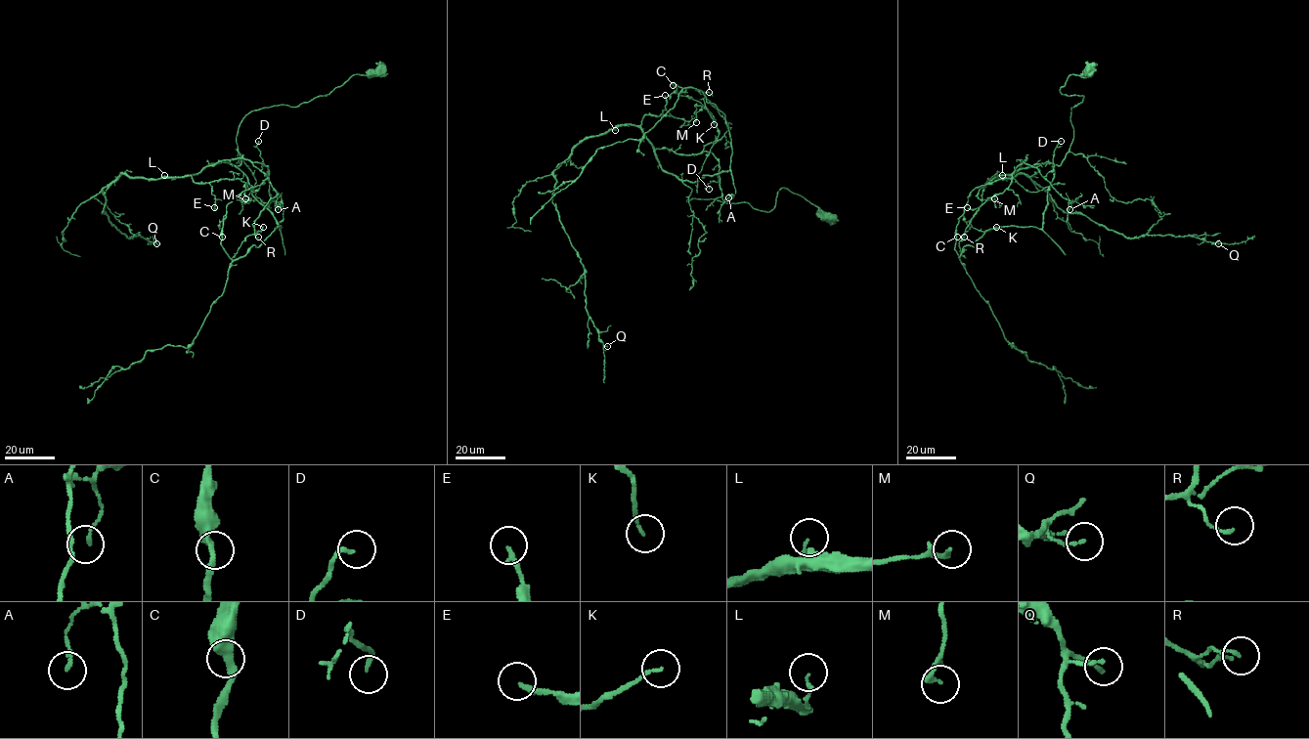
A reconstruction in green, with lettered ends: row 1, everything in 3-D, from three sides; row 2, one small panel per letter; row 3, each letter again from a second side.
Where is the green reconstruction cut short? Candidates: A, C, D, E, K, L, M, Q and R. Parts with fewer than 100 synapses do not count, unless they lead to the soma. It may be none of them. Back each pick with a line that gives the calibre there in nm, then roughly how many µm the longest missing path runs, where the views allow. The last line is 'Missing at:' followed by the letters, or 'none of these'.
Missing at: none of these

